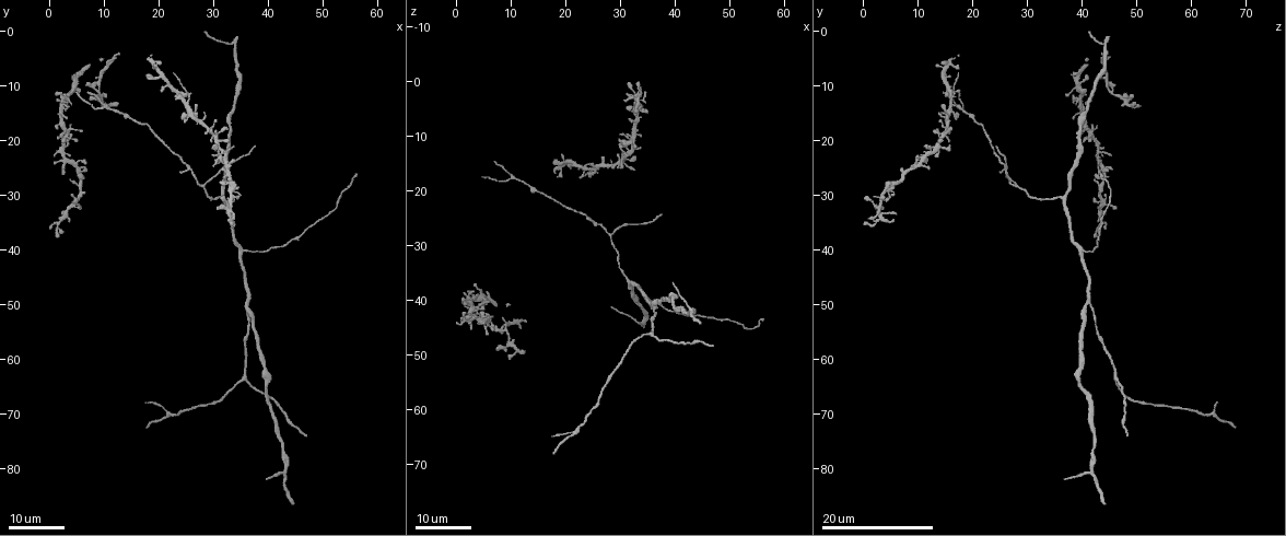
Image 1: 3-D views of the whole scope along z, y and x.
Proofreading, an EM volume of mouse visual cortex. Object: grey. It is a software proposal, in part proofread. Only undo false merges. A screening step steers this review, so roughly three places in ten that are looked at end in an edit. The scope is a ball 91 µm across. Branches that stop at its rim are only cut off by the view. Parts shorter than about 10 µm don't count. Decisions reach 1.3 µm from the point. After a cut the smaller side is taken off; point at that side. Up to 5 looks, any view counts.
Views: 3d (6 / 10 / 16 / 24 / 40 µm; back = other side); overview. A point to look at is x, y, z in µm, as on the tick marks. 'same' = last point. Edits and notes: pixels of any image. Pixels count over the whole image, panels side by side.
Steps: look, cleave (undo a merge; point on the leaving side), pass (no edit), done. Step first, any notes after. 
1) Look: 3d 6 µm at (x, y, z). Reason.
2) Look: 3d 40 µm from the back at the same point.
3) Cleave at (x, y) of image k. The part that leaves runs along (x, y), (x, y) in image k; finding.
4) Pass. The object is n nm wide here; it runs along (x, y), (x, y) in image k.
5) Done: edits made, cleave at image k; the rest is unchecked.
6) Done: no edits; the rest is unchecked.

Look: 3d 24 µm at (35.5, 40.0, 39.5).

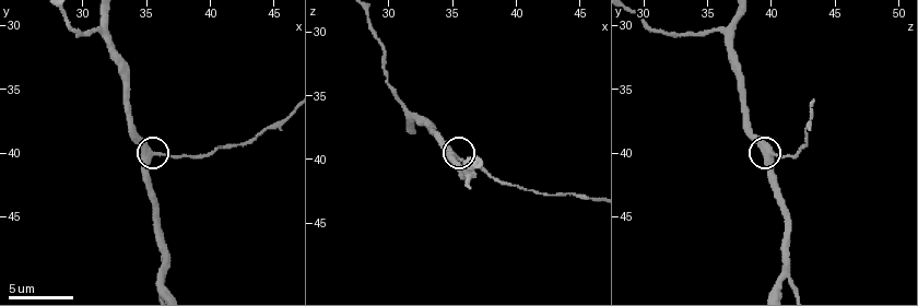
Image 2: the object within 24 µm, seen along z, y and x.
Look: 3d 10 µm at (35.6, 40.2, 39.8). Closer look.

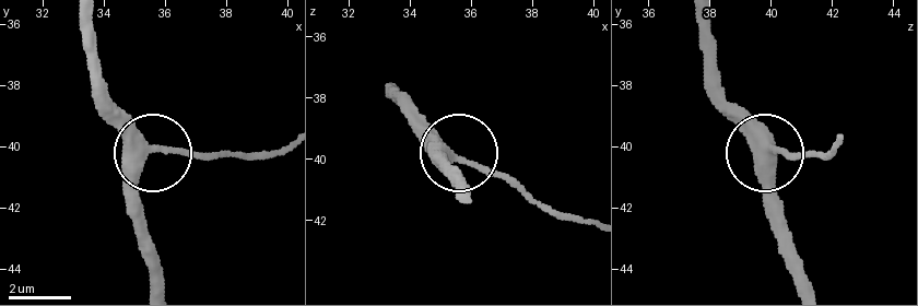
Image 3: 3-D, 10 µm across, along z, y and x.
Pass. It runs along (82, 23), (92, 85), (144, 141), (199, 156), (244, 156) in image 3; continuous, no second cell.

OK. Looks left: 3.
Look: 3d 24 µm at (35.5, 63.5, 46.5). Branch point.

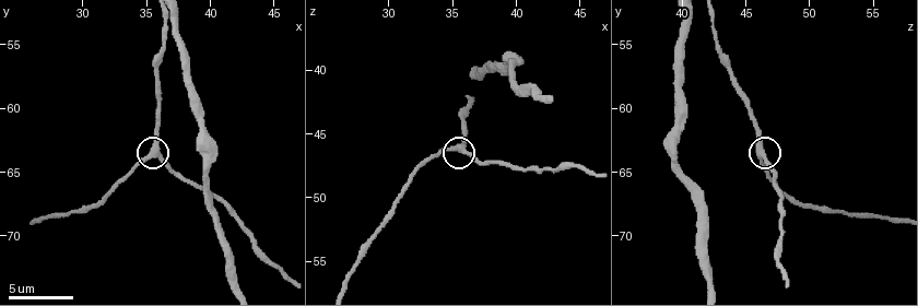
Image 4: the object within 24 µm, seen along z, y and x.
Look: 3d 10 µm at (35.4, 63.8, 46.0).

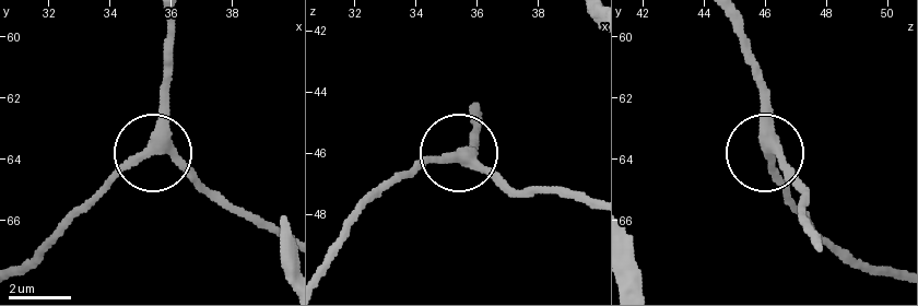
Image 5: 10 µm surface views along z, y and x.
Pass. The object is 340 nm wide here; it runs along (730, 22), (760, 92), (762, 146), (803, 191) in image 5; all the same cell.

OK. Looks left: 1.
Done: no edits; the rest is unchecked.

